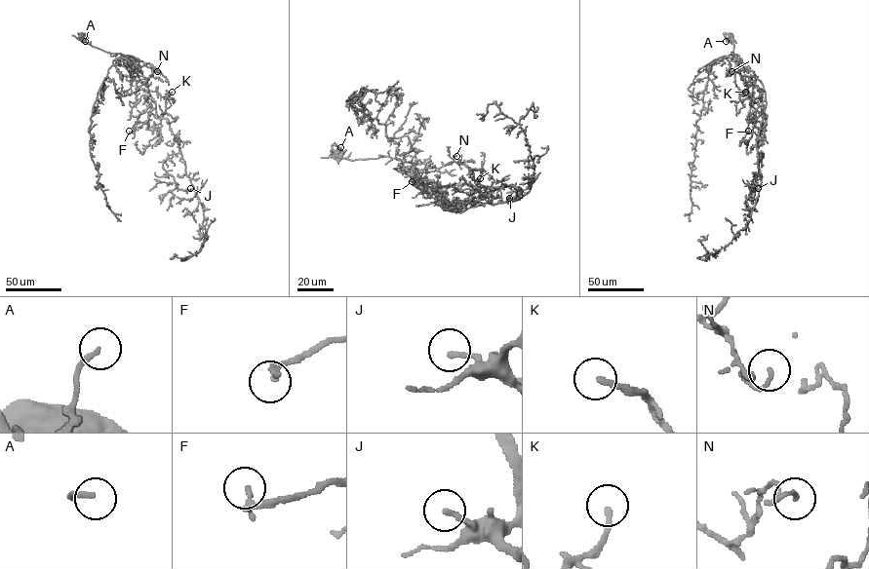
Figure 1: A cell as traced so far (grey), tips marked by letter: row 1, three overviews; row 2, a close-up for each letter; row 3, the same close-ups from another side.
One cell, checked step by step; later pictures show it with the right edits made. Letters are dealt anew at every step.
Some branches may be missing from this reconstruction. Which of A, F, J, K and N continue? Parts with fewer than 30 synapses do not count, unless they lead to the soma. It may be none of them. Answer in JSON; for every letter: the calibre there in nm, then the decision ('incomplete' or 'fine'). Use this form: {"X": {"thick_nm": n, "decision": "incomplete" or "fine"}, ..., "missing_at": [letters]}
{"A": {"thick_nm": 180, "decision": "fine"}, "F": {"thick_nm": 220, "decision": "incomplete"}, "J": {"thick_nm": 170, "decision": "fine"}, "K": {"thick_nm": 170, "decision": "fine"}, "N": {"thick_nm": 120, "decision": "fine"}, "missing_at": ["F"]}

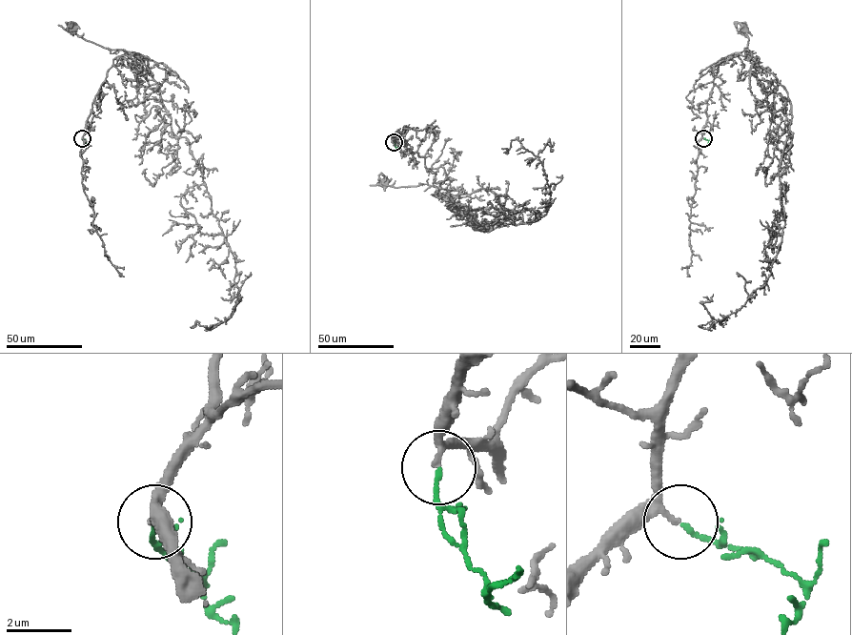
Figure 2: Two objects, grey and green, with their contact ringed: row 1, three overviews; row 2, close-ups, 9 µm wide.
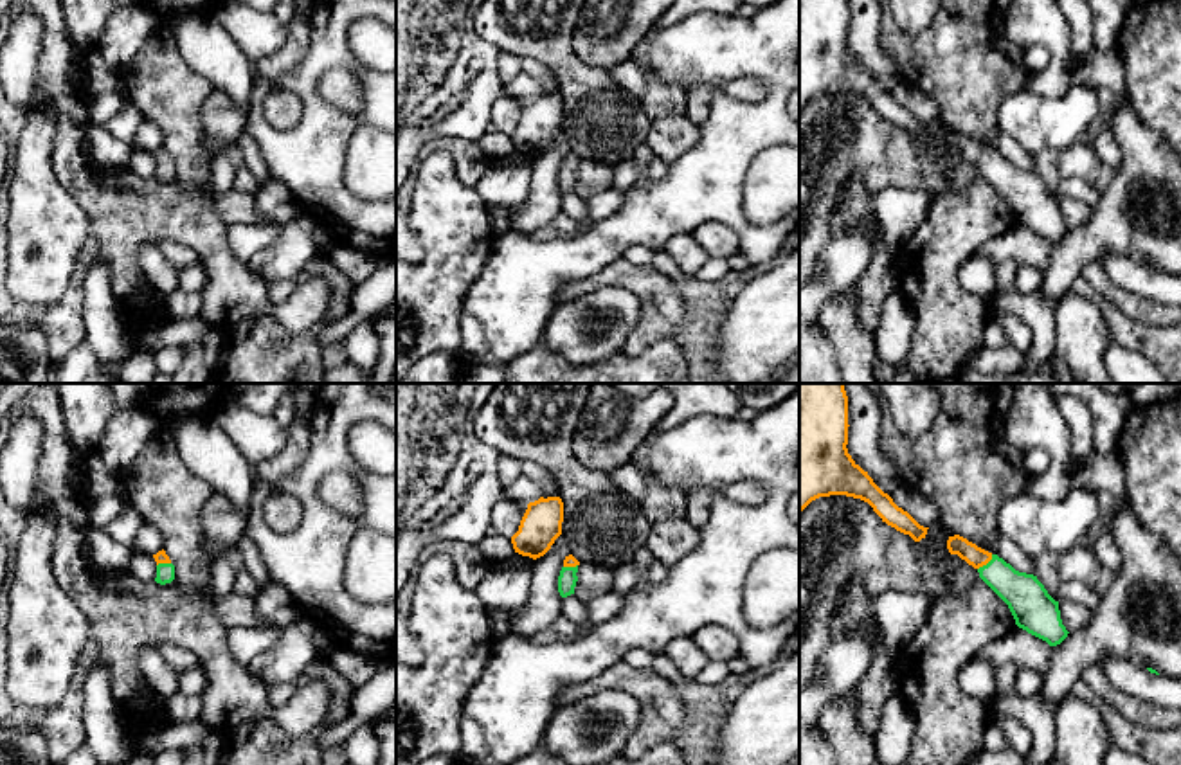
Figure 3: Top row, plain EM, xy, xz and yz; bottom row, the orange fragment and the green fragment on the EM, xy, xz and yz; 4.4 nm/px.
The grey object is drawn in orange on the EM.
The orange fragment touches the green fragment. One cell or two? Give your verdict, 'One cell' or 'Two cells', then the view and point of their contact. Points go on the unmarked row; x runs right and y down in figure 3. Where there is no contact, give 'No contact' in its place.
One cell. Touches orange at yz (985, 161)

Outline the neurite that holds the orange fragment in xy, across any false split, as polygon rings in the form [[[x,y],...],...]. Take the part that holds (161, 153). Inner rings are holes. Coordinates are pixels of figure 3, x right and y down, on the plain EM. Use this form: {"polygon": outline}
{"polygon": [[[158,148],[157,151],[153,151],[155,158],[157,158],[157,175],[155,178],[160,182],[171,180],[175,176],[175,162],[171,160],[169,153],[166,151],[166,148]]]}

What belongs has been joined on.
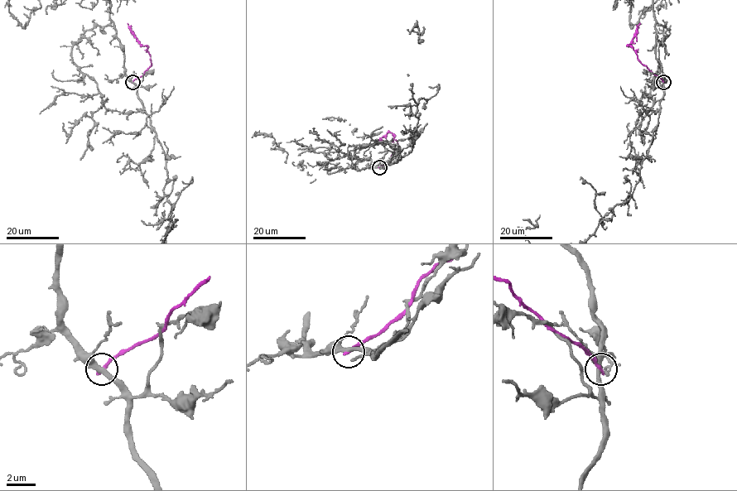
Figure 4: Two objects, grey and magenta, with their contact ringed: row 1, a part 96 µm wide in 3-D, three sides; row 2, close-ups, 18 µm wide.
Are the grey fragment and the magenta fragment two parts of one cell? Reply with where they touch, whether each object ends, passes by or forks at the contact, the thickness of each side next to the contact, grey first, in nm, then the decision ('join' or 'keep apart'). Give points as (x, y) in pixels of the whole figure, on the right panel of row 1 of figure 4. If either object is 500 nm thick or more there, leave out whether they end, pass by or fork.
place (663, 82); grey passes by; magenta ends; calibres 340 and 260 nm; keep apart

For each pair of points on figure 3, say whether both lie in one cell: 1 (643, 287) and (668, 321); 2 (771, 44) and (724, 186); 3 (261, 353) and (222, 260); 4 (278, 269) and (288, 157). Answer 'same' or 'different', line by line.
1: same
2: same
3: different
4: different

